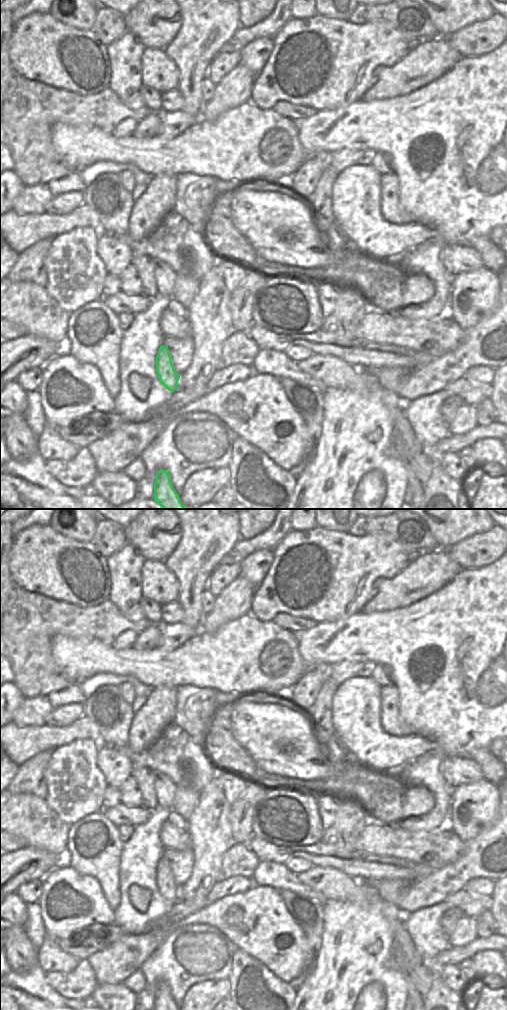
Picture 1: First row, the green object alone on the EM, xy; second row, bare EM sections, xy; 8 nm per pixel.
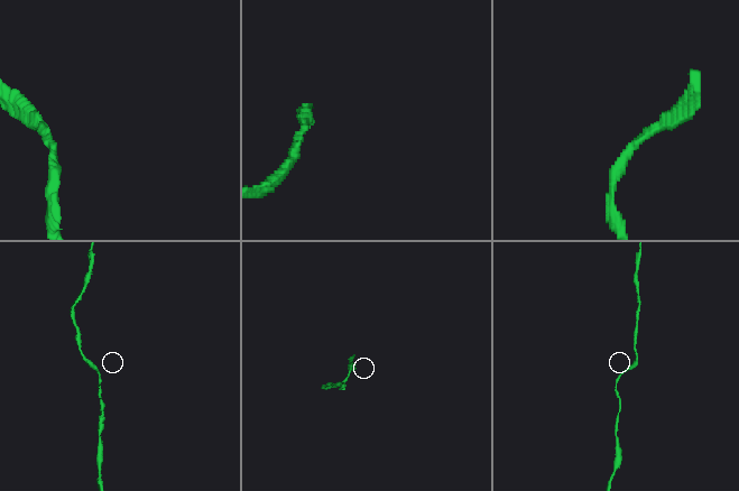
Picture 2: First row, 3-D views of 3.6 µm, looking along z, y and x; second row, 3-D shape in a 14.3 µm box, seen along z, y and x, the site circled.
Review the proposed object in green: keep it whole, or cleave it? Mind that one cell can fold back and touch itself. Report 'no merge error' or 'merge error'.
no merge error

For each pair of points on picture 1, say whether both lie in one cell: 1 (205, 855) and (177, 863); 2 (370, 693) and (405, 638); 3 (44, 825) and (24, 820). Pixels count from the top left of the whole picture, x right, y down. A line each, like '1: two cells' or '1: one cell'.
1: two cells
2: two cells
3: one cell

